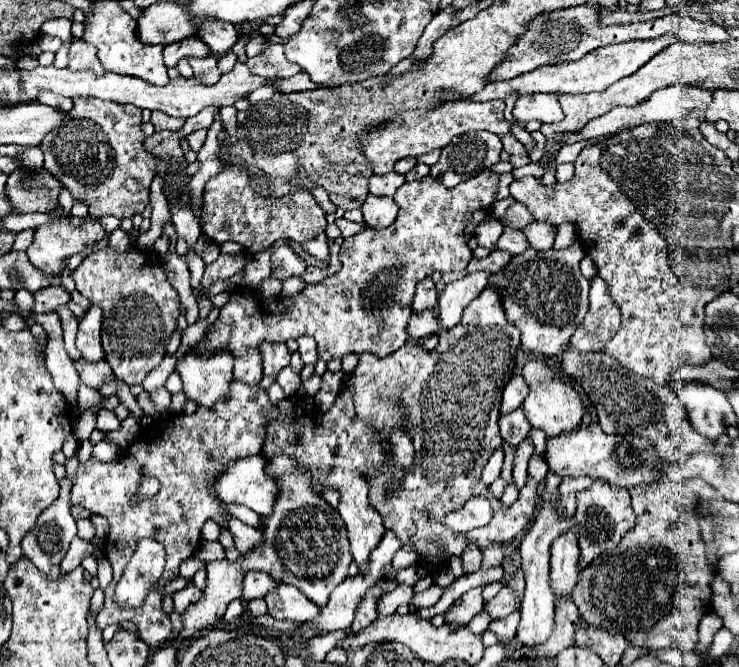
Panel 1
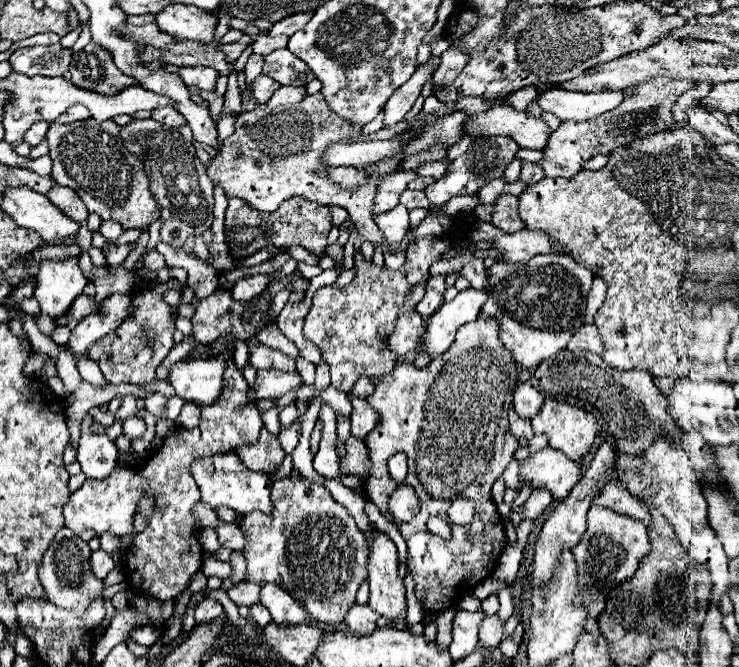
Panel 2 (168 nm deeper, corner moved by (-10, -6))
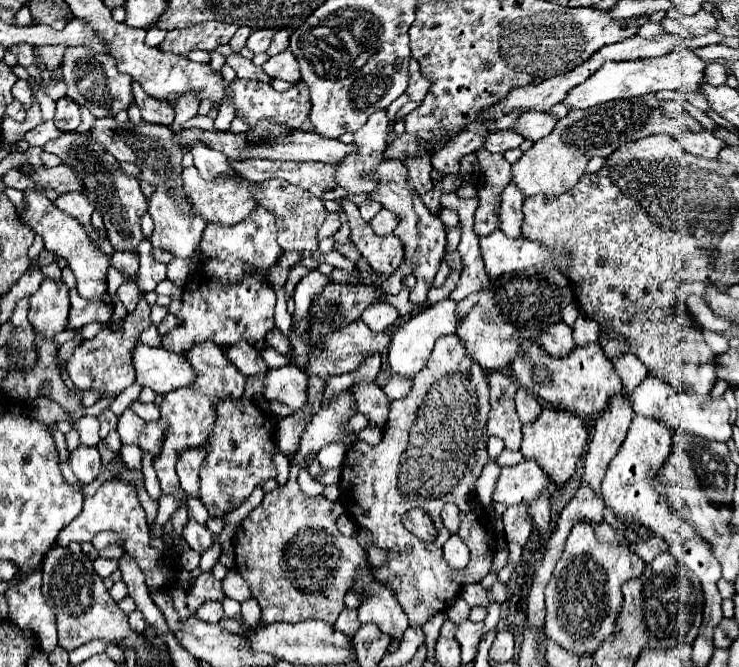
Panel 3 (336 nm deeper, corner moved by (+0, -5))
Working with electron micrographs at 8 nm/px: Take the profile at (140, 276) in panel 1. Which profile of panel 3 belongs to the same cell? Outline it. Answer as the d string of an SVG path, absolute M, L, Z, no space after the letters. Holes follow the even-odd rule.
M141 299L137 309L123 319L123 323L117 331L111 331L107 327L107 329L99 331L93 339L83 341L73 351L73 355L67 361L67 373L69 373L69 377L77 389L81 389L81 391L93 389L93 391L99 391L101 397L115 397L121 391L125 391L129 385L135 383L131 351L137 345L139 335L151 325L149 311L151 311L151 307L145 303L145 299Z

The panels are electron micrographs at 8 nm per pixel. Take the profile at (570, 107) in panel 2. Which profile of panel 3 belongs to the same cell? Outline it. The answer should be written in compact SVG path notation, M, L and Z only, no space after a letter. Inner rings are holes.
M677 45L673 51L669 51L663 57L651 57L651 59L635 59L635 61L607 61L599 71L595 71L585 83L577 85L575 91L569 91L565 97L565 103L571 109L589 109L599 103L607 103L613 99L631 99L647 93L657 93L661 89L683 89L683 91L697 91L705 61L689 47Z

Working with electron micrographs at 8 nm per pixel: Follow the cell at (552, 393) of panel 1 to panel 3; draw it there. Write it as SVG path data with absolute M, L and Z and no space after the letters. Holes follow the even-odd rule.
M543 409L535 423L529 423L523 427L523 441L521 441L519 451L523 453L525 459L537 461L555 487L563 487L575 473L577 461L585 447L585 441L587 441L587 431L579 417L575 417L573 413L567 413L567 411Z

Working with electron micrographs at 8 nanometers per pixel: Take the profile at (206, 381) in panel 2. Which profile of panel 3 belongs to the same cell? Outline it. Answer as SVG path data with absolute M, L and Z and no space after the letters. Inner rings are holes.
M137 343L133 349L133 367L137 373L137 383L159 395L187 387L195 379L193 367L189 367L185 355L177 355L165 347Z

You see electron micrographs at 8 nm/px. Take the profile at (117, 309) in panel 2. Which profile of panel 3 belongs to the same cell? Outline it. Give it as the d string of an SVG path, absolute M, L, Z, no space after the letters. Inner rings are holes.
M129 281L129 283L123 283L121 287L119 287L119 291L117 291L117 297L121 299L121 303L125 305L125 309L129 309L129 311L133 311L135 307L137 307L137 303L139 303L139 297L143 295L143 291L139 289L139 285L137 285L137 281Z

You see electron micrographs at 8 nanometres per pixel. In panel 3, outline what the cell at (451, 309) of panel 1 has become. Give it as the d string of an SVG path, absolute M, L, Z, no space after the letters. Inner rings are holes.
M443 299L431 307L427 307L425 311L417 313L415 317L411 317L407 323L399 325L395 329L395 333L391 335L391 347L387 353L387 363L391 369L391 375L399 375L399 377L415 377L421 367L425 367L435 341L443 335L451 335L455 333L457 327L457 317L455 317L455 301L451 299Z

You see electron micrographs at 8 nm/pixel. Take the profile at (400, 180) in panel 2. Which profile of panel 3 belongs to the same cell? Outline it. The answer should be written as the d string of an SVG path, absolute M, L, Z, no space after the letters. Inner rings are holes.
M369 199L369 201L365 201L365 203L359 205L361 217L363 217L365 221L371 221L371 219L375 217L375 213L379 213L381 209L383 209L383 205L381 205L379 201L373 201L373 199Z

